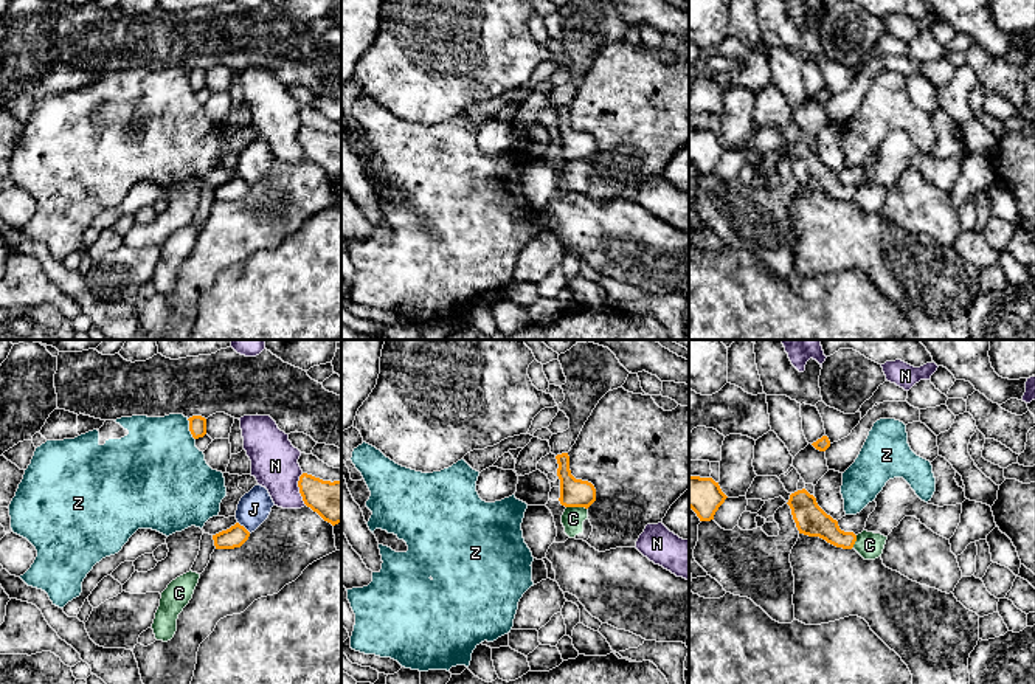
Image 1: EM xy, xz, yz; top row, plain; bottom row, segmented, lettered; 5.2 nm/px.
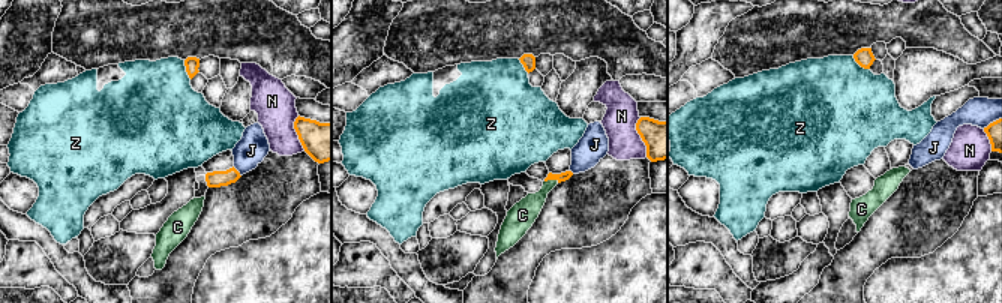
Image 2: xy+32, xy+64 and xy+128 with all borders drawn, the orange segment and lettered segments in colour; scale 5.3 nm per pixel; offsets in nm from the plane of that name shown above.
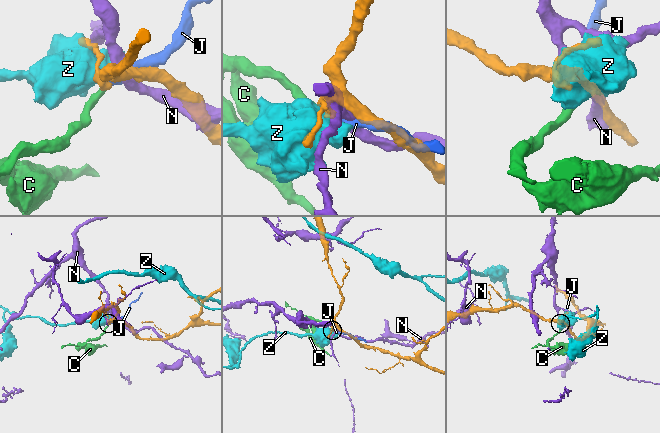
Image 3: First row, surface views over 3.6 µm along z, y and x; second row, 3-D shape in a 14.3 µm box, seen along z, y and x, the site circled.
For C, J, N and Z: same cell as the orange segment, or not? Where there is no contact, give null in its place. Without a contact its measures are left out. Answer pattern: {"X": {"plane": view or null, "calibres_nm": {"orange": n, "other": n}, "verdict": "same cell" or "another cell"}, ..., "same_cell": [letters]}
{"C": {"plane": "xz", "calibres_nm": {"orange": 140, "other": 120}, "verdict": "another cell"}, "J": {"plane": "xy", "calibres_nm": {"orange": 110, "other": 170}, "verdict": "another cell"}, "N": {"plane": "xy", "calibres_nm": {"orange": 220, "other": 240}, "verdict": "another cell"}, "Z": {"plane": "xy", "calibres_nm": {"orange": 100, "other": 460}, "verdict": "another cell"}, "same_cell": []}

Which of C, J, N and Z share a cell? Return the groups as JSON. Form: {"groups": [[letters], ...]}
{"groups": [["C", "J"], ["N"], ["Z"]]}

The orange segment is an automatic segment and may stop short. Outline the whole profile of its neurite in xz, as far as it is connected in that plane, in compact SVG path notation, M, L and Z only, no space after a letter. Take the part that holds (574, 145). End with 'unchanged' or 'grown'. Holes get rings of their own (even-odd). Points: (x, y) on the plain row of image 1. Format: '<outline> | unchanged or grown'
M562 105L556 109L560 132L560 157L565 160L585 160L588 161L596 154L596 141L591 135L576 132L569 123L569 109Z | unchanged

